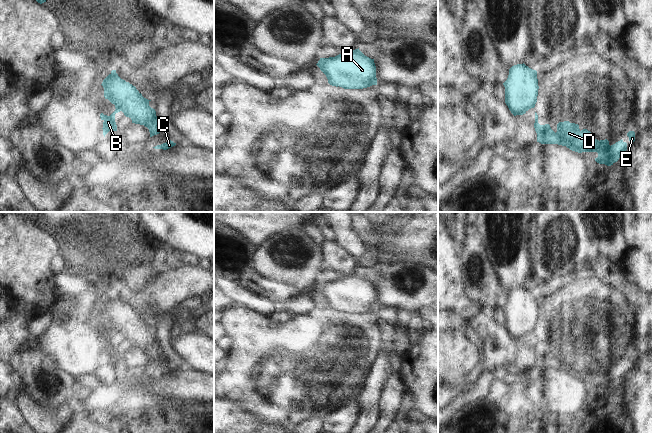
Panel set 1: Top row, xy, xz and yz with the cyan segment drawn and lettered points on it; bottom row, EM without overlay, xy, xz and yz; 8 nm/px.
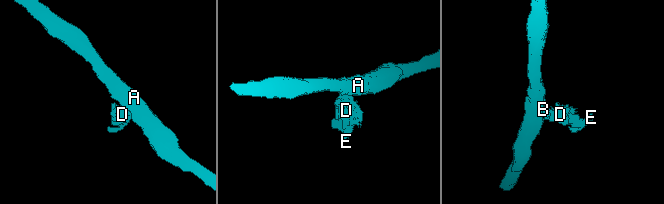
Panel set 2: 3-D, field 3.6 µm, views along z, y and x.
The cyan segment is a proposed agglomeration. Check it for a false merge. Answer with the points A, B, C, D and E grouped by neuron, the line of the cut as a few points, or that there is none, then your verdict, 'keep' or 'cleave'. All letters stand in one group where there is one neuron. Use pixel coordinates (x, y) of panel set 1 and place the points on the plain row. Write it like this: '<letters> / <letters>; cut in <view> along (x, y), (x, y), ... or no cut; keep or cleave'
A C / B D E; cut in xy along (111, 323), (121, 334); cleave

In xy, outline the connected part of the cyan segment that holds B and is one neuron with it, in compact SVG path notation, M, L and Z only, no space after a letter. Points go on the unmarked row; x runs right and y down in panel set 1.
M111 324L111 326L115 329L115 332L116 332L115 335L110 340L104 339L103 337L100 338L101 344L104 345L103 352L102 352L104 361L109 355L117 355L117 349L115 346L115 338L121 335L121 333L114 326L114 324Z

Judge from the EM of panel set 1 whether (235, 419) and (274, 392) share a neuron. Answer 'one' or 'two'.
two

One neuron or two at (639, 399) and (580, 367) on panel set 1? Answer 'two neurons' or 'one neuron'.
two neurons

